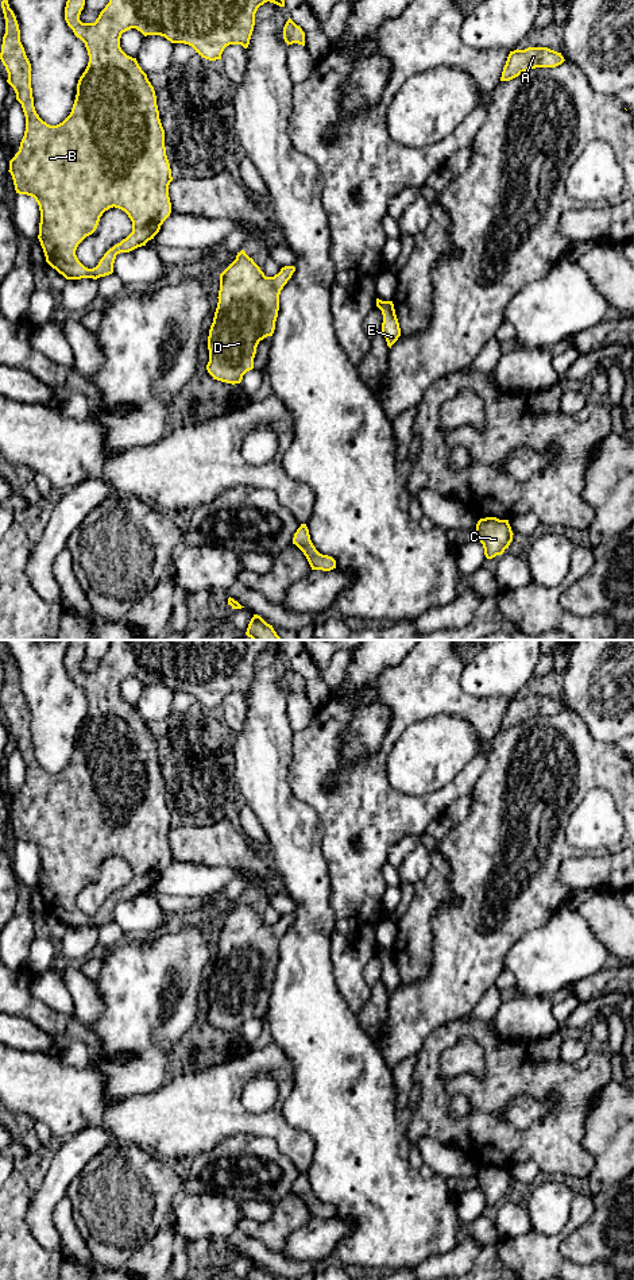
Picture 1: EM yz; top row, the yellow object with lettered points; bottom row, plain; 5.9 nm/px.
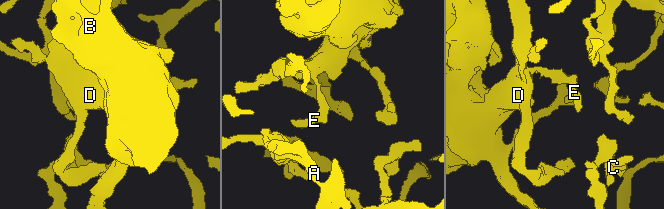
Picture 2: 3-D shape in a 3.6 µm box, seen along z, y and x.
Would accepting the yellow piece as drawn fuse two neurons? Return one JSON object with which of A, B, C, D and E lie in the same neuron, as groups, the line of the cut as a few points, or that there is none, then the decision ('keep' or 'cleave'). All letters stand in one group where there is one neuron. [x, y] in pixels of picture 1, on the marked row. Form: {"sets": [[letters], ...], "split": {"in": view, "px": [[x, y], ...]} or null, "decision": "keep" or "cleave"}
{"sets": [["A", "B", "C", "D", "E"]], "split": null, "decision": "keep"}

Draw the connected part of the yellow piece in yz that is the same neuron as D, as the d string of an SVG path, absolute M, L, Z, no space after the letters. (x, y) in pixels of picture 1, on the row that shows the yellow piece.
M244 250L220 274L219 302L208 336L208 373L213 379L227 383L240 383L243 375L254 369L254 358L260 340L272 336L279 311L279 294L295 271L285 266L274 277L266 277L260 267Z

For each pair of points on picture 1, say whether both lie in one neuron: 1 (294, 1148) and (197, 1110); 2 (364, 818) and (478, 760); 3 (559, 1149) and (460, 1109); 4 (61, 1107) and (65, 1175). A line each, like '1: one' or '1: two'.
1: one
2: one
3: two
4: two

